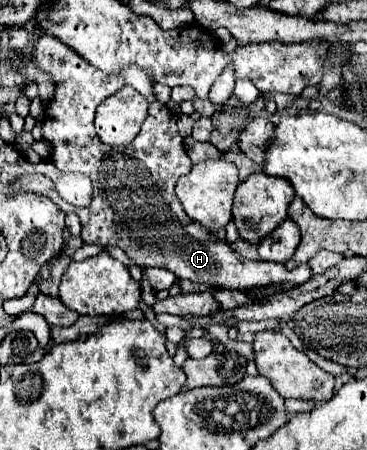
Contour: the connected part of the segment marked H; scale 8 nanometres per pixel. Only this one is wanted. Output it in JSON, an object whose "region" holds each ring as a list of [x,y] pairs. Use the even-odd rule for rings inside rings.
{"region":[[[45,33],[35,41],[31,59],[41,71],[49,73],[55,83],[55,95],[47,103],[41,127],[43,141],[51,145],[51,163],[59,171],[85,173],[93,181],[93,203],[85,209],[67,209],[67,213],[75,211],[81,219],[83,243],[113,245],[123,249],[139,267],[161,267],[175,273],[179,279],[209,283],[221,289],[245,291],[287,281],[299,285],[311,279],[311,269],[307,265],[287,271],[279,263],[249,261],[241,257],[227,245],[227,241],[217,241],[213,233],[185,215],[175,195],[175,183],[181,175],[191,171],[193,163],[183,147],[175,115],[155,99],[153,83],[143,69],[131,65],[119,75],[105,75],[91,63],[83,61],[83,57],[71,47],[65,47],[59,39]],[[127,83],[149,101],[149,113],[131,143],[111,147],[97,137],[93,119],[97,105]]]}

